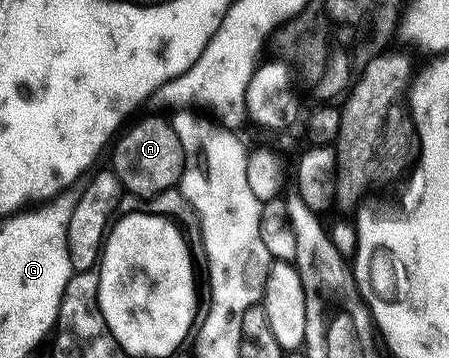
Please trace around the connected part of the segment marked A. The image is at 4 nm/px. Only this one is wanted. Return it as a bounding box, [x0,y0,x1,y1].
[109,116,185,197]

